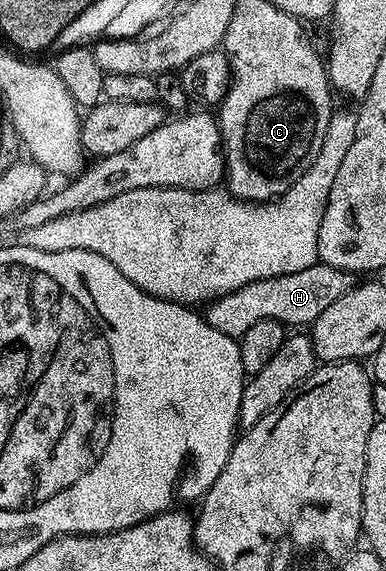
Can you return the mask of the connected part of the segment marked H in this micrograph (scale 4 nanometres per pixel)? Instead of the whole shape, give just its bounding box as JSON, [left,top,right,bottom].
[202,261,353,341]

